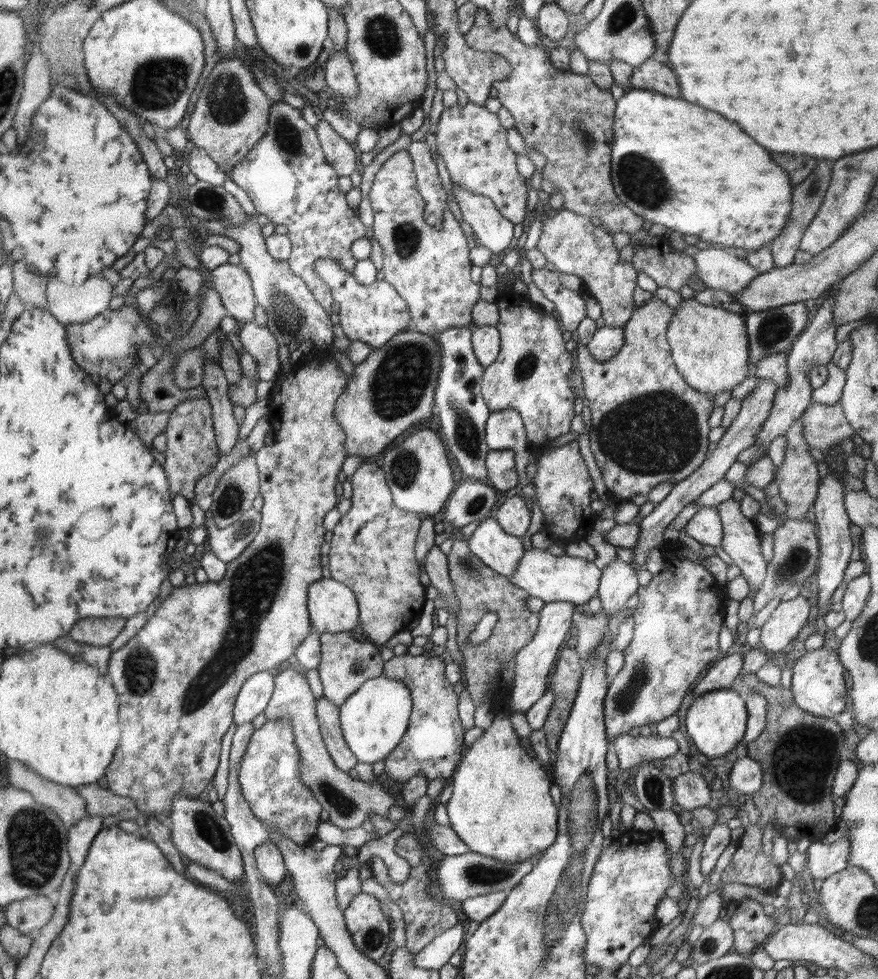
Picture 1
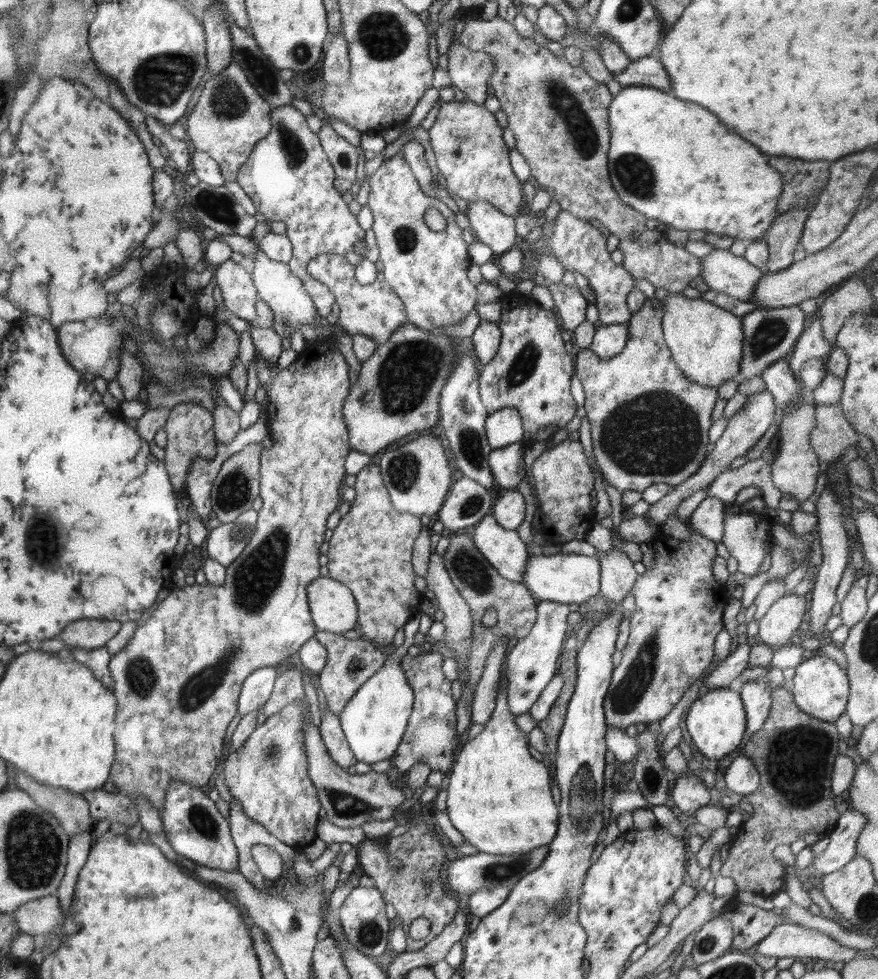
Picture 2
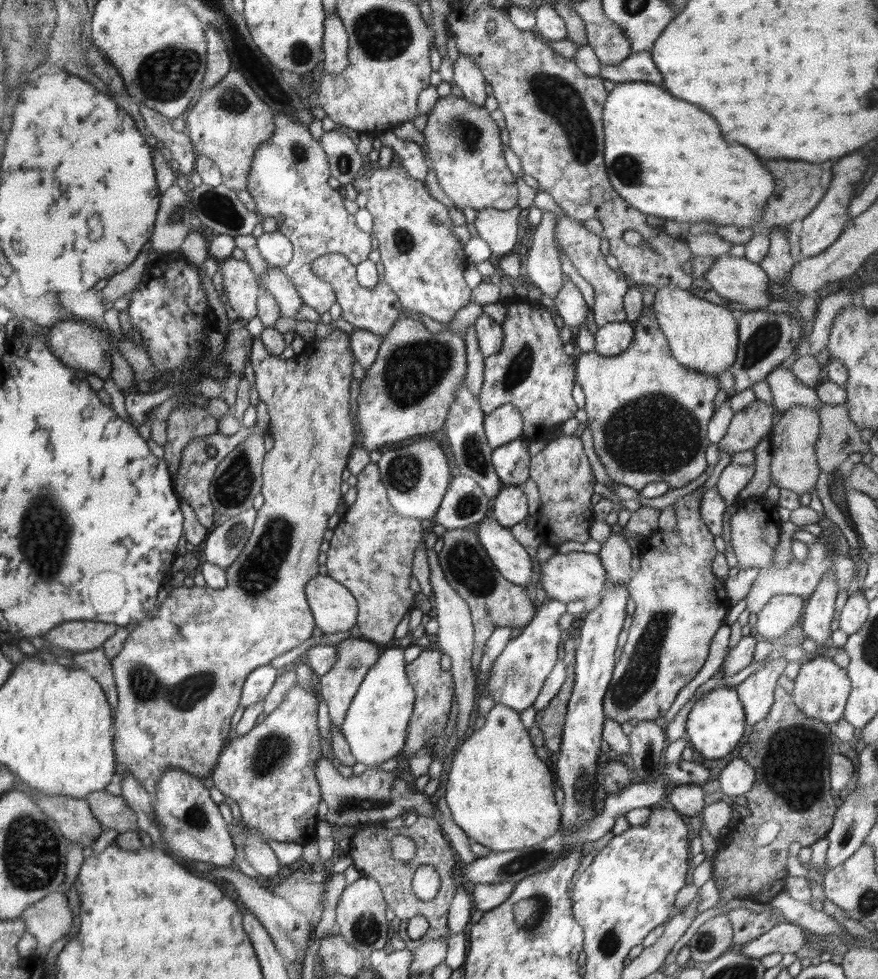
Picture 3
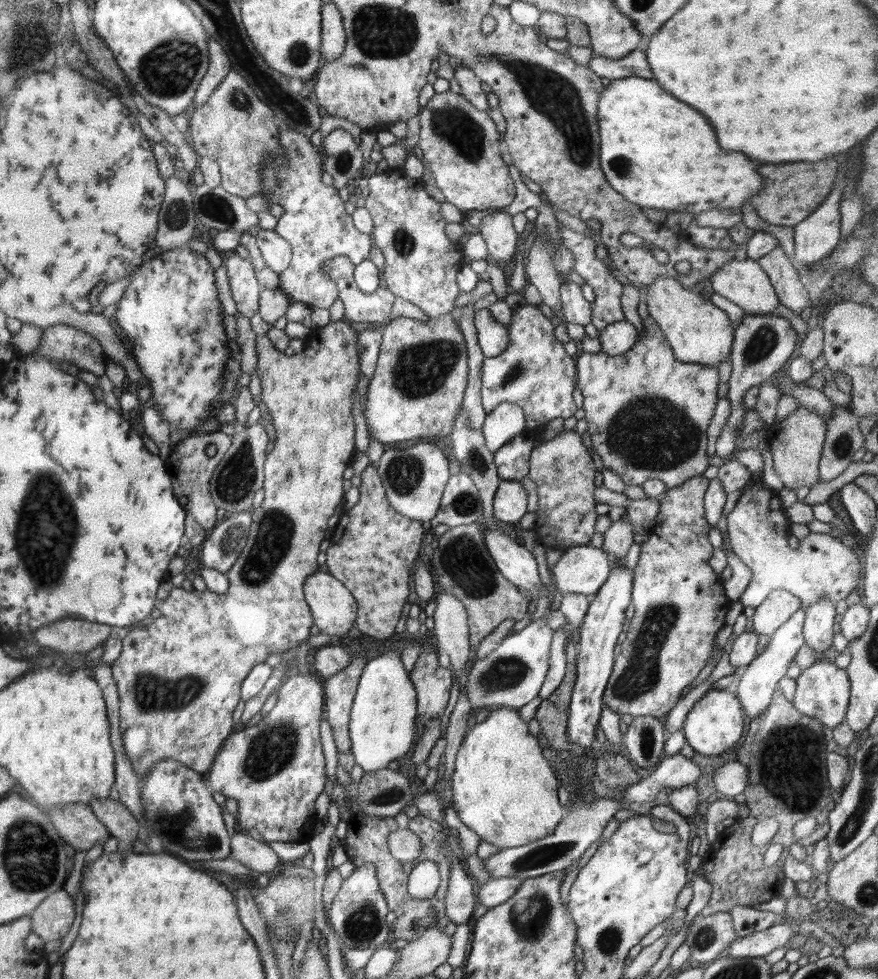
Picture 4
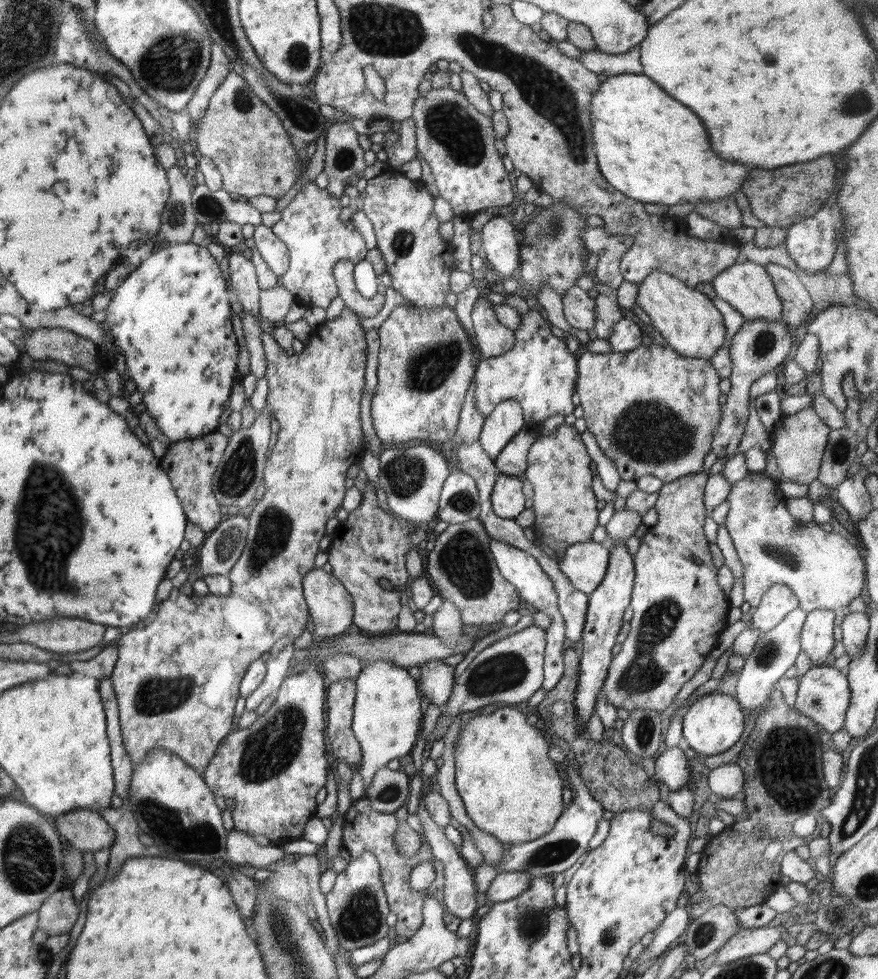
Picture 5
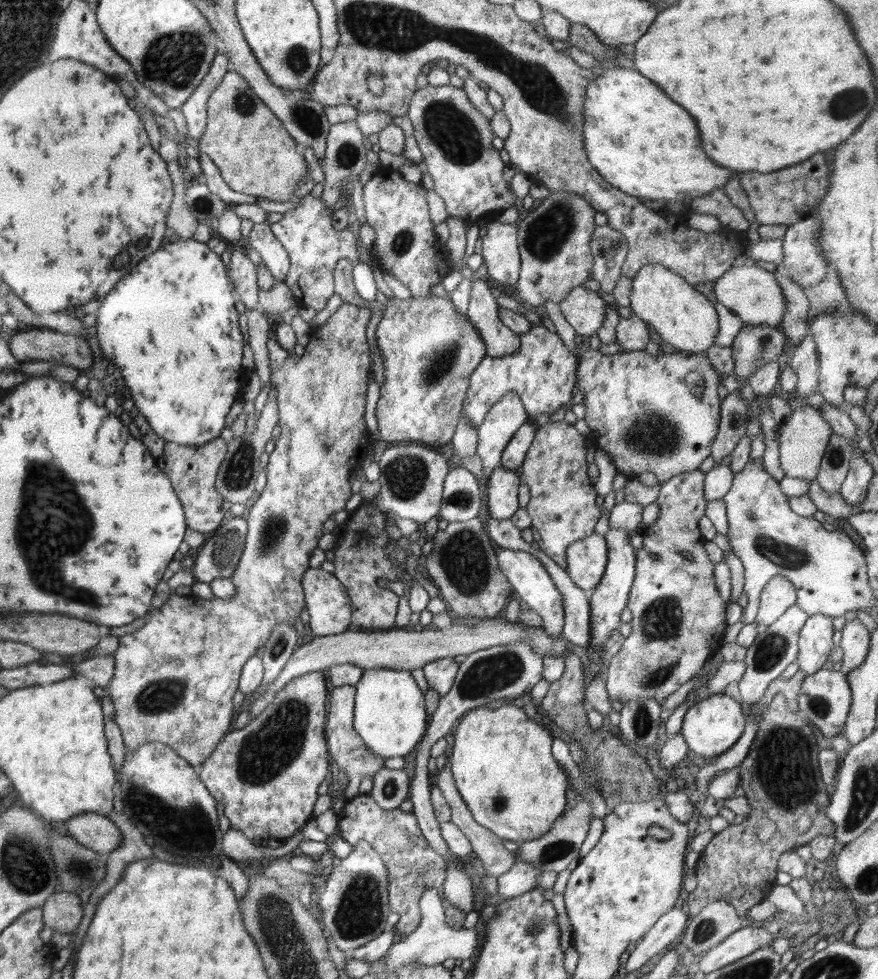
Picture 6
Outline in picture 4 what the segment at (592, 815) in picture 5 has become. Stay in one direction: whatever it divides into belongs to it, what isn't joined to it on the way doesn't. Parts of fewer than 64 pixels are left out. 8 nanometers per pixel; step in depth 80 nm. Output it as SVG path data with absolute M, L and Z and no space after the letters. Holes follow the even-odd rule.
M598 799L585 802L569 811L554 829L552 834L515 848L500 849L497 854L485 860L486 870L492 878L518 877L520 881L529 880L550 872L562 872L579 861L584 852L596 842L604 832L607 822L619 811L619 802L614 799Z

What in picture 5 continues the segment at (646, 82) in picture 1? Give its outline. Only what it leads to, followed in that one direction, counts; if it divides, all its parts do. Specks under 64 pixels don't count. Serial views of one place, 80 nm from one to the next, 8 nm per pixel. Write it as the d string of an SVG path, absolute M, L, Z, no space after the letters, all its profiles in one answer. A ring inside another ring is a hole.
M633 46L628 52L622 54L608 54L600 52L597 48L583 52L578 60L594 74L643 74L644 69L640 62L640 46Z

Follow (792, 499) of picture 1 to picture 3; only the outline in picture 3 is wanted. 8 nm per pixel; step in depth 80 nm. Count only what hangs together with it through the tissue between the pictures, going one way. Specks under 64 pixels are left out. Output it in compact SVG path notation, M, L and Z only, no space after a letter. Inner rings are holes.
M795 405L784 411L768 437L772 445L771 482L780 489L792 490L796 494L813 493L820 468L816 457L816 442L820 438L820 418L814 408Z

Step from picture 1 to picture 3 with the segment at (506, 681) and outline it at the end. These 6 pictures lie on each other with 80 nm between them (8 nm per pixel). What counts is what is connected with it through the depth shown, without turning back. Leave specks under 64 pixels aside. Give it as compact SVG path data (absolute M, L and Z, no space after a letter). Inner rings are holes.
M475 527L447 530L442 536L444 547L437 554L448 584L467 602L474 625L472 668L479 672L482 650L496 627L526 628L534 618L535 607L524 587L506 580L494 566L477 537Z

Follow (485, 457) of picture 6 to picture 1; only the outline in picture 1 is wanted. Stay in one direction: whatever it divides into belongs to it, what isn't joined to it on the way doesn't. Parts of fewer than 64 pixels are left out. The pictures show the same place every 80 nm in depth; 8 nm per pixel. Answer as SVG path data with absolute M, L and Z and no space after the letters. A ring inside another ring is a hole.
M507 409L491 413L485 424L485 440L490 450L514 451L519 486L523 488L530 482L526 466L531 460L532 447L527 442L522 418L516 411Z

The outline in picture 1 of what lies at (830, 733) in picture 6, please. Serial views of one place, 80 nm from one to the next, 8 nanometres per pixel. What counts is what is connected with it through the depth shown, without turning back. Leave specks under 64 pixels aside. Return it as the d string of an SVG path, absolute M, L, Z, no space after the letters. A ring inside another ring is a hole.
M828 643L818 650L806 651L792 667L791 692L795 703L807 713L814 716L834 716L847 710L846 682L844 681L844 667L833 643Z

